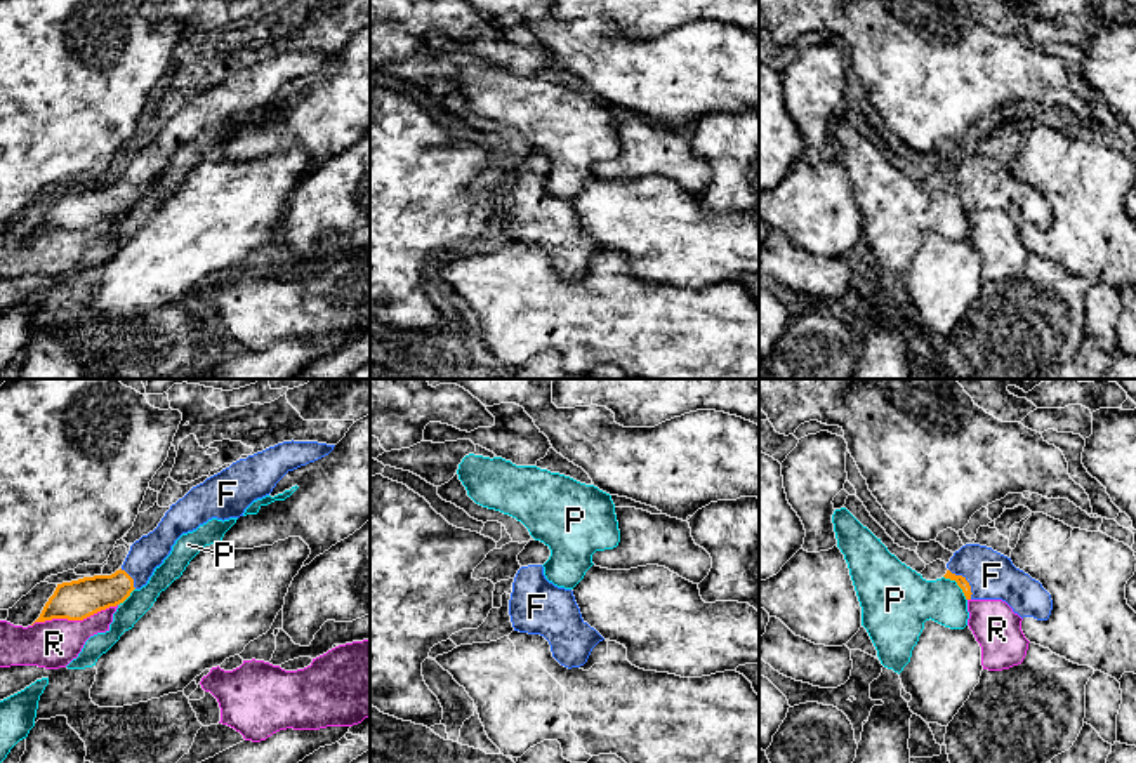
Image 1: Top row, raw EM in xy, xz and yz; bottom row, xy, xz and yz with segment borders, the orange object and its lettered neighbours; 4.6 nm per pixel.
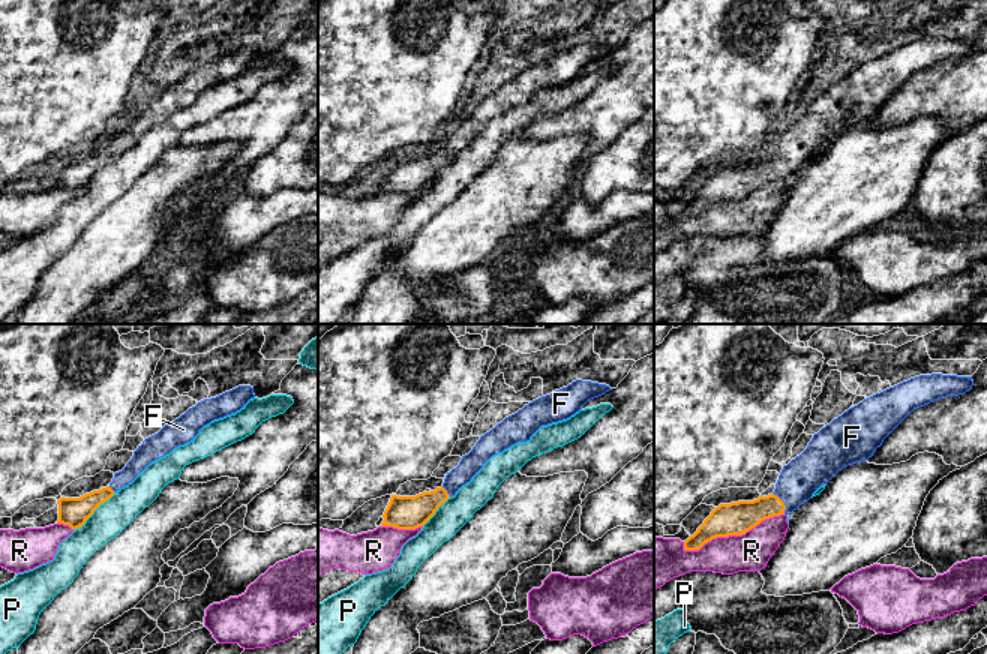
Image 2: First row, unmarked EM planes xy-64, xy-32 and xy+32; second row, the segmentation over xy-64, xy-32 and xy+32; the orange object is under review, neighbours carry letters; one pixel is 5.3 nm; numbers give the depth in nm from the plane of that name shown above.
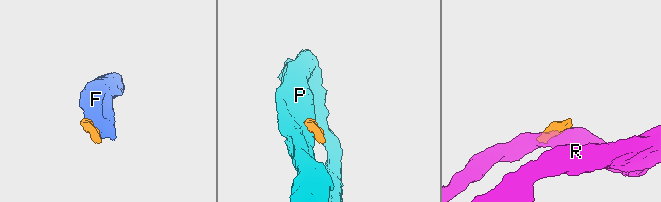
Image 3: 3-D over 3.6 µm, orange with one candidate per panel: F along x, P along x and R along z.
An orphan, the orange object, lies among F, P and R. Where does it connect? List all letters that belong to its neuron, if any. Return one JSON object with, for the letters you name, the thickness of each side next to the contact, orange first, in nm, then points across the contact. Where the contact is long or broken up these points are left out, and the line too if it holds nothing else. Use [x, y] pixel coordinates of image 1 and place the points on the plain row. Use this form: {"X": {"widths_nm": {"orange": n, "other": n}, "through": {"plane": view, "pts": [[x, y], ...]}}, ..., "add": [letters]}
{"F": {"widths_nm": {"orange": 50, "other": 220}, "through": {"plane": "yz", "pts": [[961, 192], [966, 192], [992, 186]]}}, "add": ["F"]}

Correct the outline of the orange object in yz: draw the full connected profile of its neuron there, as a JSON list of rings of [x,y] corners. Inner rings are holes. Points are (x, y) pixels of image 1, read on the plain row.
[[[966,155],[947,174],[945,189],[955,191],[966,210],[1002,210],[1014,224],[1047,231],[1051,205],[1016,179],[1011,169],[980,155]]]

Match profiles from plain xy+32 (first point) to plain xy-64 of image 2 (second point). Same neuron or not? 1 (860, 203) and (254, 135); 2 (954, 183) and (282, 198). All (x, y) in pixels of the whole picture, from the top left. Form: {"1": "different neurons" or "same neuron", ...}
{"1": "different neurons", "2": "different neurons"}

